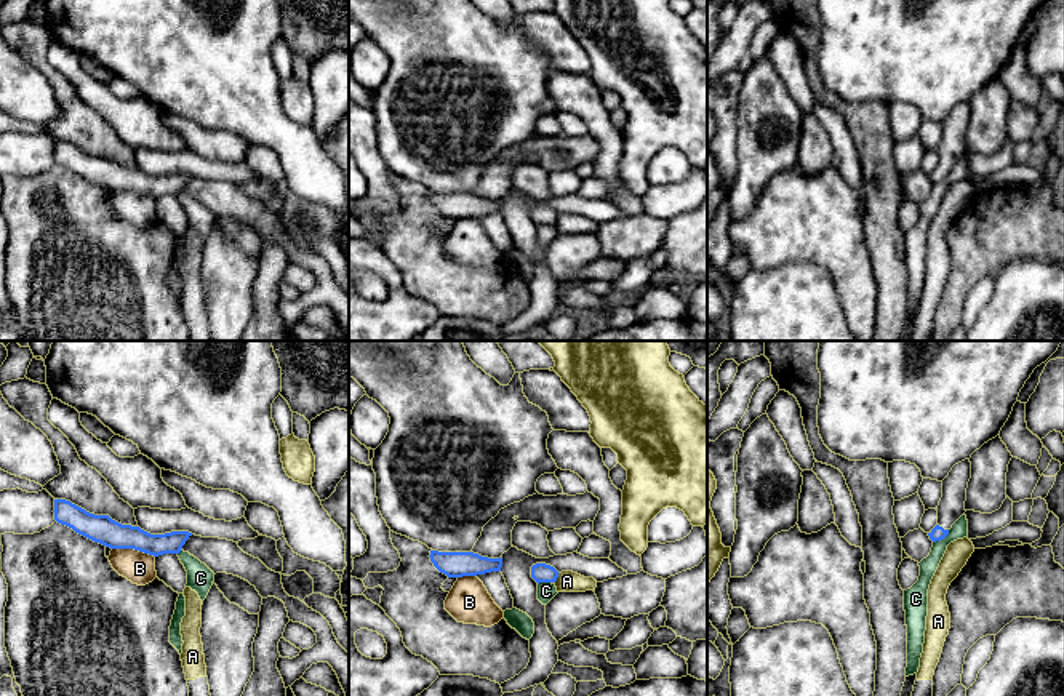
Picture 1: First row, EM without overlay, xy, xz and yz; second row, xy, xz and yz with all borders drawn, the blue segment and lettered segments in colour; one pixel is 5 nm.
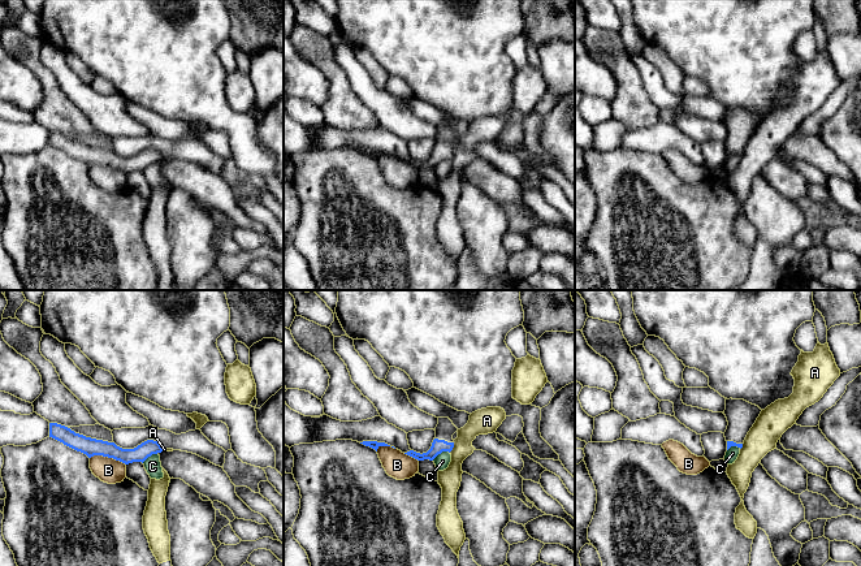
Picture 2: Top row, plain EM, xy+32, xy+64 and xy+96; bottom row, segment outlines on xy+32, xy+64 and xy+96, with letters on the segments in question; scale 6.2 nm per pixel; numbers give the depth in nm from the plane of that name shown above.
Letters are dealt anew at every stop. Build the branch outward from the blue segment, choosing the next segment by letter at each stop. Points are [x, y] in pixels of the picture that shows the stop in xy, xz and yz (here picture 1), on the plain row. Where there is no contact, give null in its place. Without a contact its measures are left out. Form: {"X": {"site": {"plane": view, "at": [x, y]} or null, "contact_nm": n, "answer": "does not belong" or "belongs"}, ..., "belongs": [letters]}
{"A": {"site": {"plane": "xz", "at": [557, 218]}, "contact_nm": 60, "answer": "does not belong"}, "B": {"site": {"plane": "xy", "at": [133, 189]}, "contact_nm": 220, "answer": "does not belong"}, "C": {"site": {"plane": "yz", "at": [941, 180]}, "contact_nm": 110, "answer": "does not belong"}, "belongs": []}

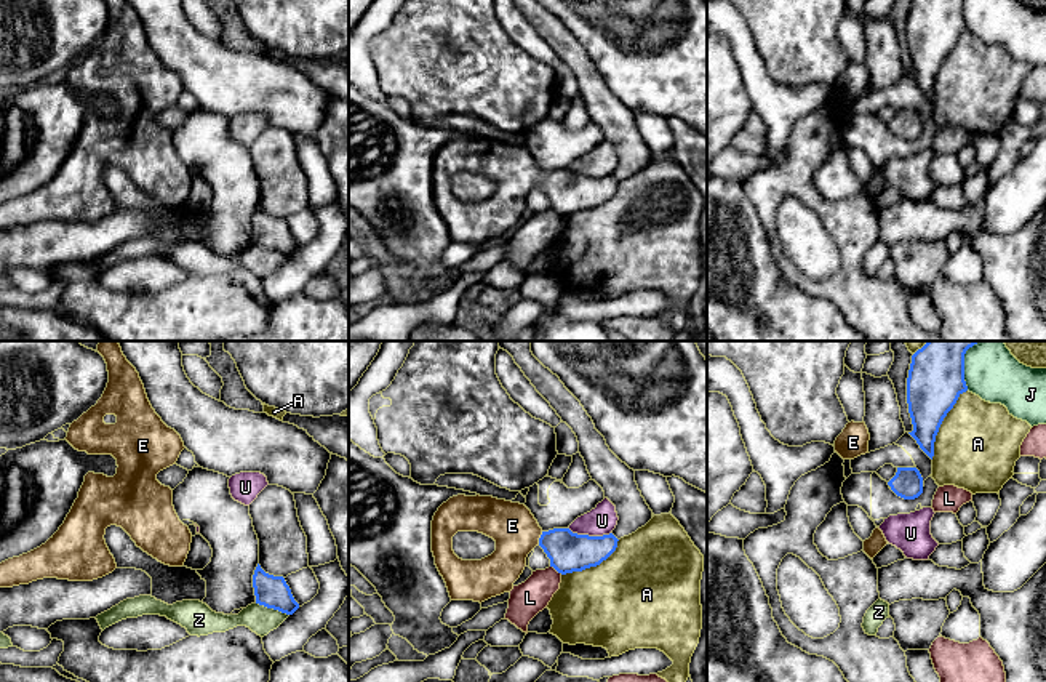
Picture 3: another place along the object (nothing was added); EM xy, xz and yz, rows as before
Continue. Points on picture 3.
{"A": {"site": {"plane": "yz", "at": [941, 64]}, "contact_nm": 400, "answer": "does not belong"}, "E": {"site": {"plane": "xz", "at": [539, 180]}, "contact_nm": 70, "answer": "belongs"}, "J": {"site": {"plane": "yz", "at": [963, 16]}, "contact_nm": 160, "answer": "does not belong"}, "L": {"site": {"plane": "xz", "at": [557, 212]}, "contact_nm": 80, "answer": "does not belong"}, "U": {"site": {"plane": "xz", "at": [590, 178]}, "contact_nm": 220, "answer": "does not belong"}, "Z": {"site": {"plane": "xy", "at": [272, 248]}, "contact_nm": 180, "answer": "does not belong"}, "belongs": ["E"]}

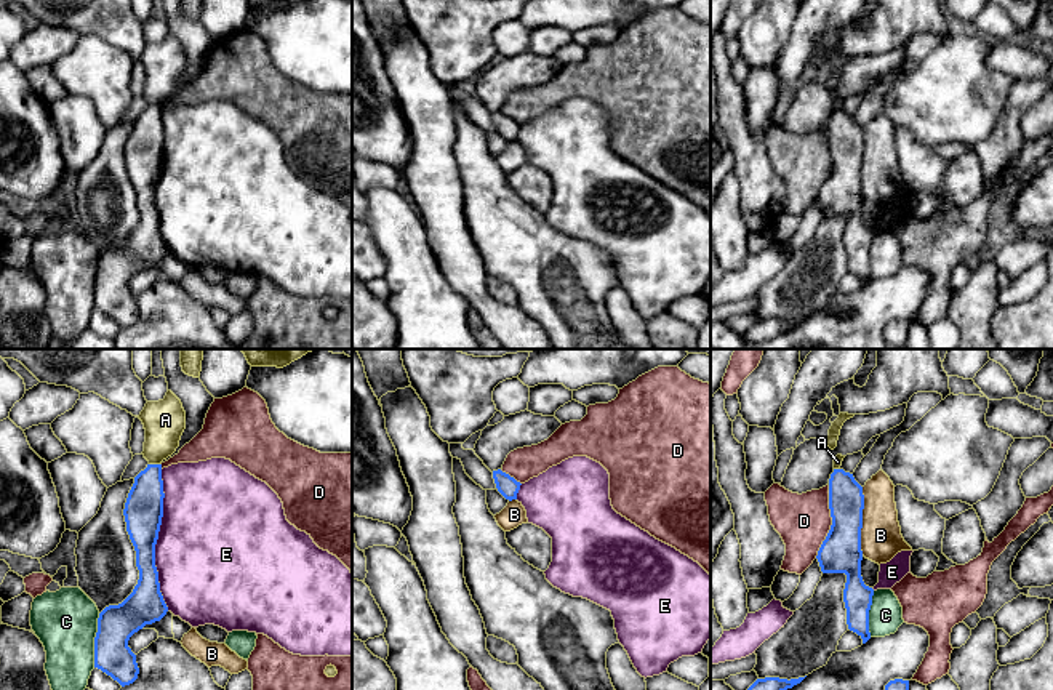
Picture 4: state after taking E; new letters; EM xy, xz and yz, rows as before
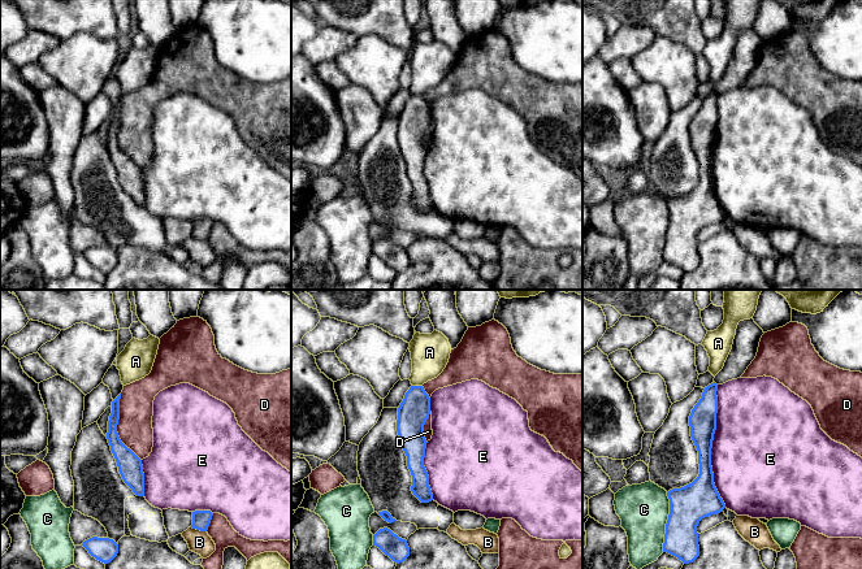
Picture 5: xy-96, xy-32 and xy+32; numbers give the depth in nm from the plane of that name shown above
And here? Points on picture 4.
{"A": {"site": {"plane": "xy", "at": [156, 106]}, "contact_nm": 60, "answer": "does not belong"}, "B": {"site": {"plane": "yz", "at": [861, 162]}, "contact_nm": 340, "answer": "does not belong"}, "C": {"site": {"plane": "xy", "at": [95, 282]}, "contact_nm": 280, "answer": "does not belong"}, "D": {"site": {"plane": "yz", "at": [832, 164]}, "contact_nm": 380, "answer": "does not belong"}, "E": {"site": {"plane": "xy", "at": [157, 180]}, "contact_nm": 700, "answer": "does not belong"}, "belongs": []}

